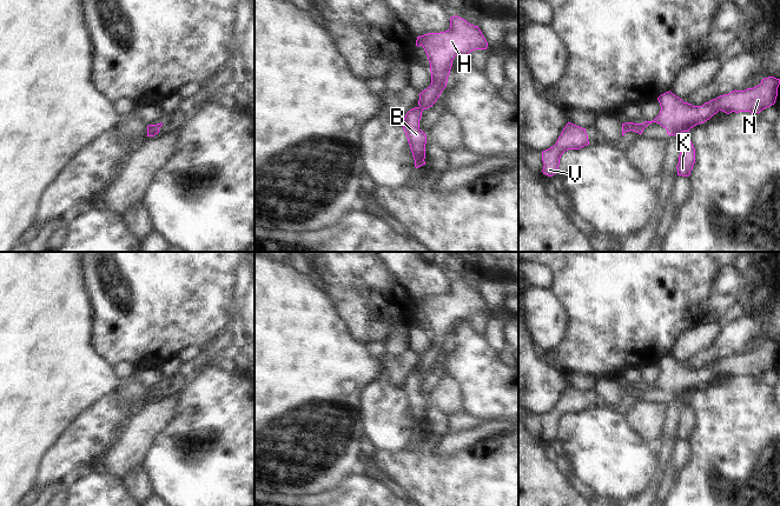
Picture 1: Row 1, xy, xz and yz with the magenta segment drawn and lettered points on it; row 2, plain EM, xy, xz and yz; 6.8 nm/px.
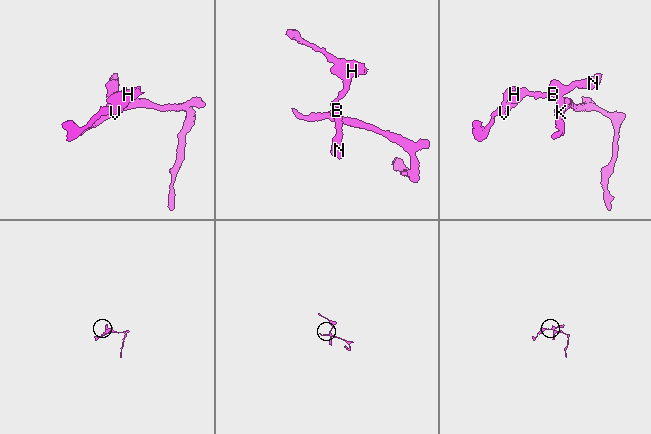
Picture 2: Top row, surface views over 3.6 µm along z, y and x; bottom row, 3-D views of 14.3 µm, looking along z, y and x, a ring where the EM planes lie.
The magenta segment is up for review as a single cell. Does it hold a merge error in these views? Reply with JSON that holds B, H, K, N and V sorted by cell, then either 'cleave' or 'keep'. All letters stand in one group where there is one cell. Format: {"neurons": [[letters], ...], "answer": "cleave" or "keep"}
{"neurons": [["B", "H", "K", "N", "V"]], "answer": "keep"}

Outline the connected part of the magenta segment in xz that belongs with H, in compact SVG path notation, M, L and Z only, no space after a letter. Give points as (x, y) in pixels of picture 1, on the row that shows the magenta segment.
M455 15L445 32L417 36L416 46L422 46L430 62L431 85L419 93L418 107L410 109L402 122L415 160L415 167L425 165L427 135L419 129L422 112L431 107L447 87L455 56L465 58L475 49L487 49L488 42L478 26Z

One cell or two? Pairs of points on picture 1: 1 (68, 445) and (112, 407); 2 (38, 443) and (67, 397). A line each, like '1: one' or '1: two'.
1: one
2: one

